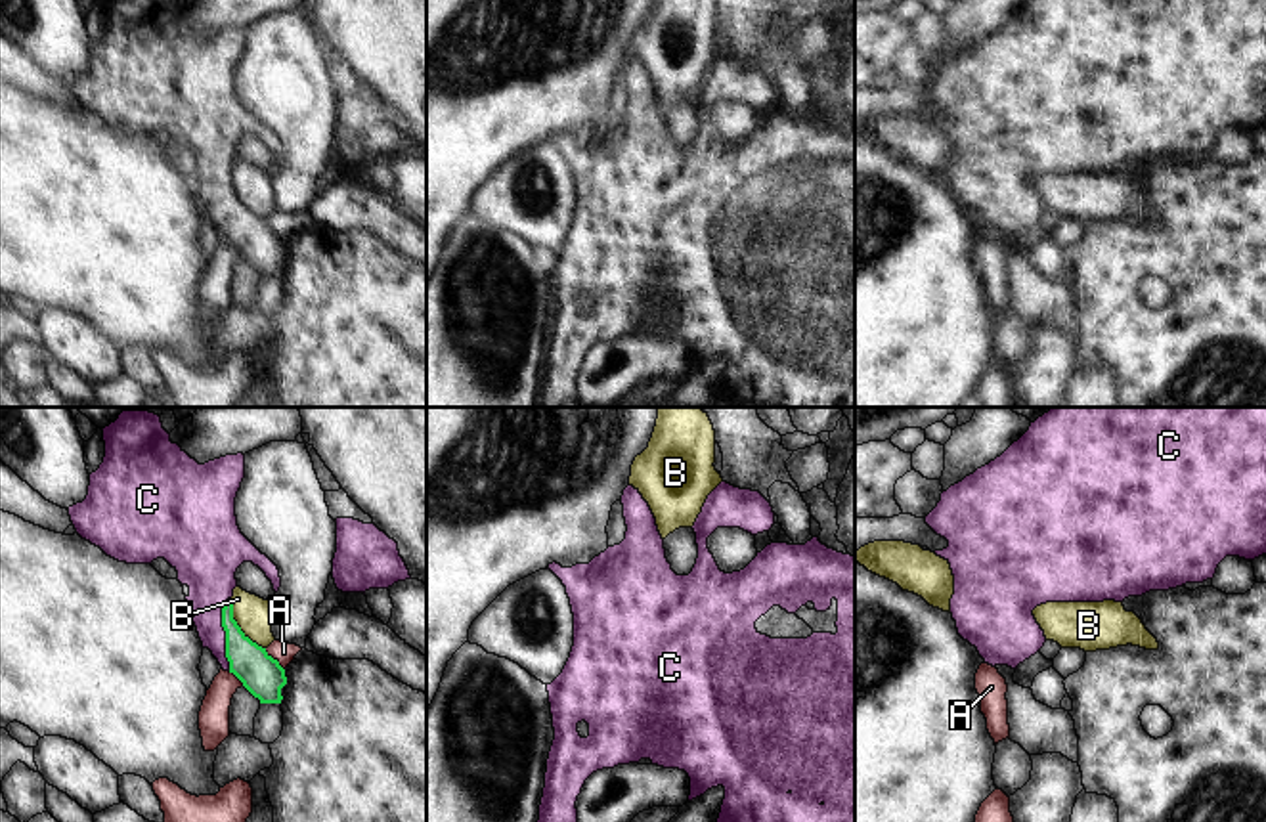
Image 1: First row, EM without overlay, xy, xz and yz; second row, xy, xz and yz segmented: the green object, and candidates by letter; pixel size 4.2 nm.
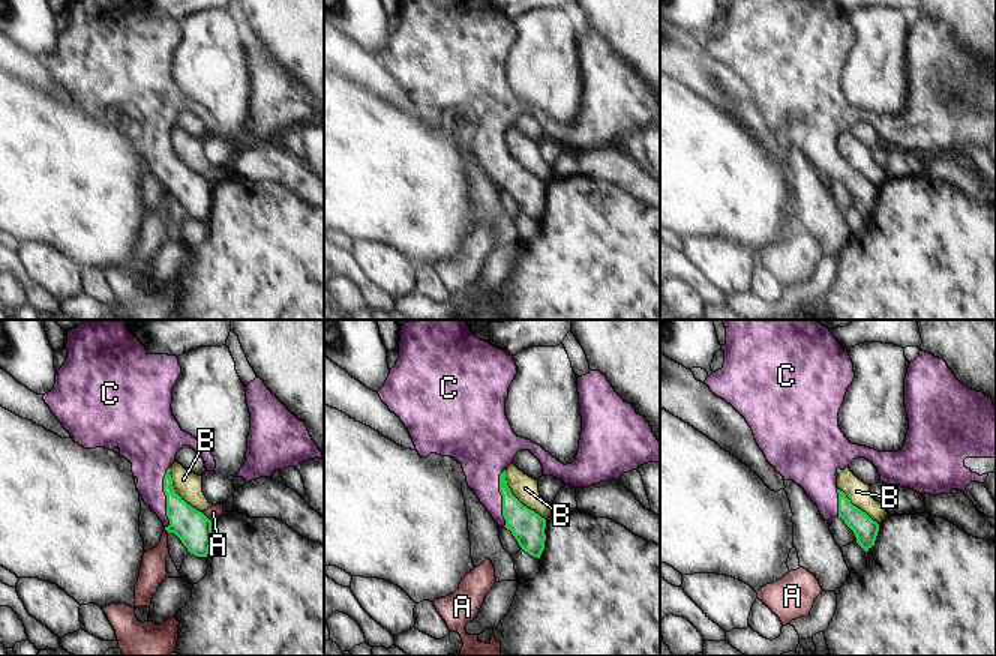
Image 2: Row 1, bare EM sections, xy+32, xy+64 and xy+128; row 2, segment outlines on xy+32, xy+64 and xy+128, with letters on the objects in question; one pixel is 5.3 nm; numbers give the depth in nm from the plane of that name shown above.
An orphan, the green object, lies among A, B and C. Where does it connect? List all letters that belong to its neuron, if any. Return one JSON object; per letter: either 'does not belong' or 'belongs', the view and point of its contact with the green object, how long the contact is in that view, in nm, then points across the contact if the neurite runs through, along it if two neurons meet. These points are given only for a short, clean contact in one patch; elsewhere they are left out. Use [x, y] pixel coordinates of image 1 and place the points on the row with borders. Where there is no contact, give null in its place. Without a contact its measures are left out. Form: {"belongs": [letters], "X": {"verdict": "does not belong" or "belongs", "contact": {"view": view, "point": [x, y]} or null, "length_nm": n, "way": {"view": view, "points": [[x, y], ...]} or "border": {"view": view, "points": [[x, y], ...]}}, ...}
{"belongs": ["C"], "A": {"verdict": "does not belong", "contact": {"view": "xy", "point": [276, 660]}, "length_nm": 130, "border": {"view": "xy", "points": [[264, 648], [283, 670]]}}, "B": {"verdict": "does not belong", "contact": {"view": "xy", "point": [238, 626]}, "length_nm": 260}, "C": {"verdict": "belongs", "contact": {"view": "xy", "point": [226, 633]}, "length_nm": 320, "way": {"view": "xy", "points": [[262, 675], [226, 633], [213, 618], [211, 576]]}}}

